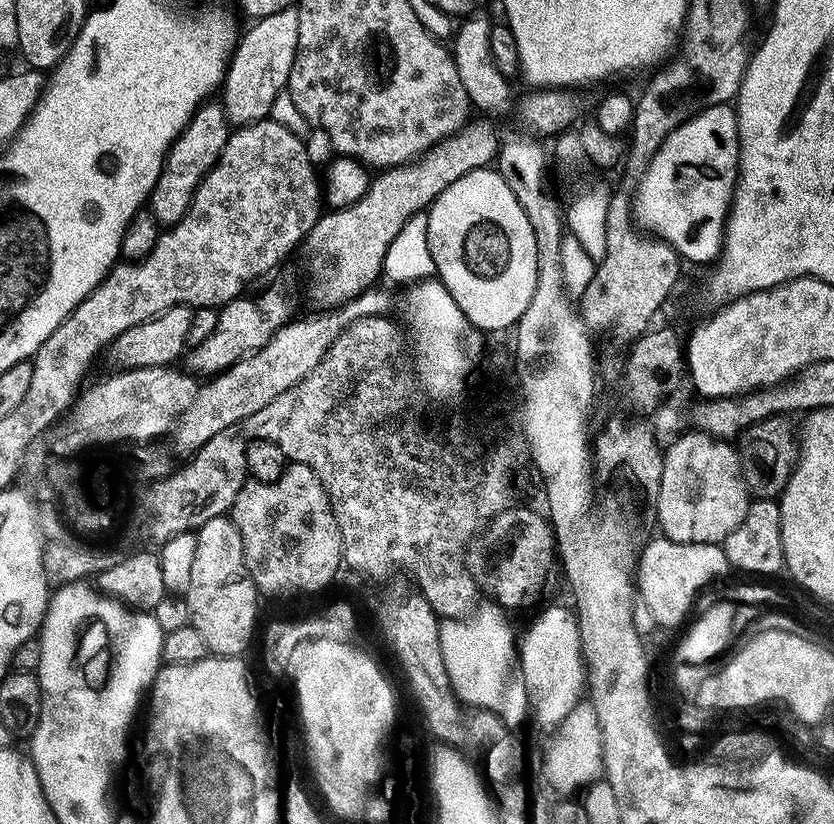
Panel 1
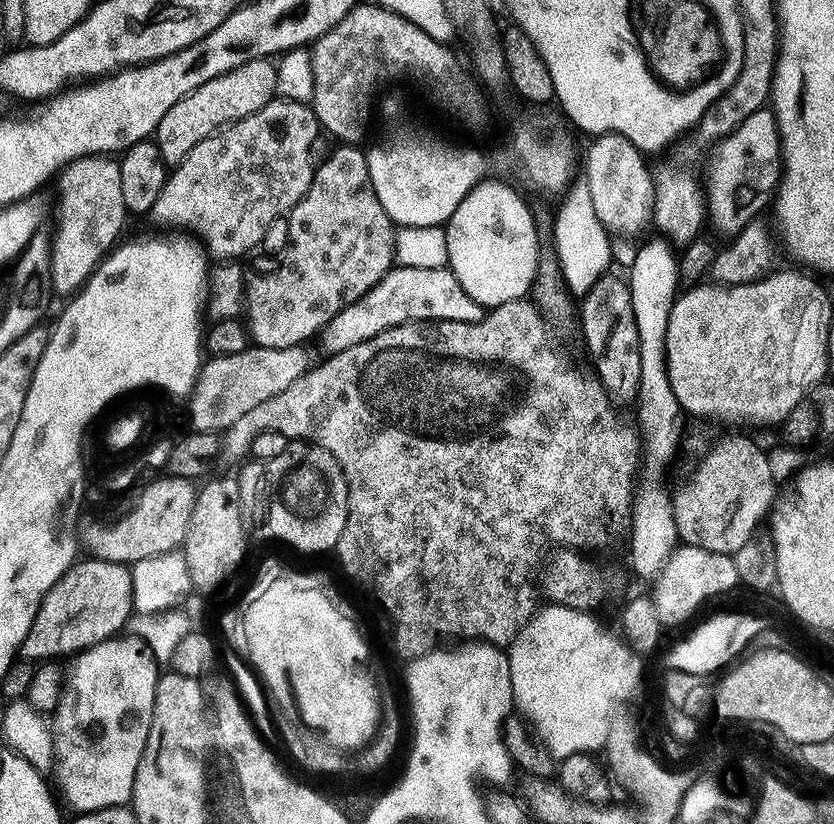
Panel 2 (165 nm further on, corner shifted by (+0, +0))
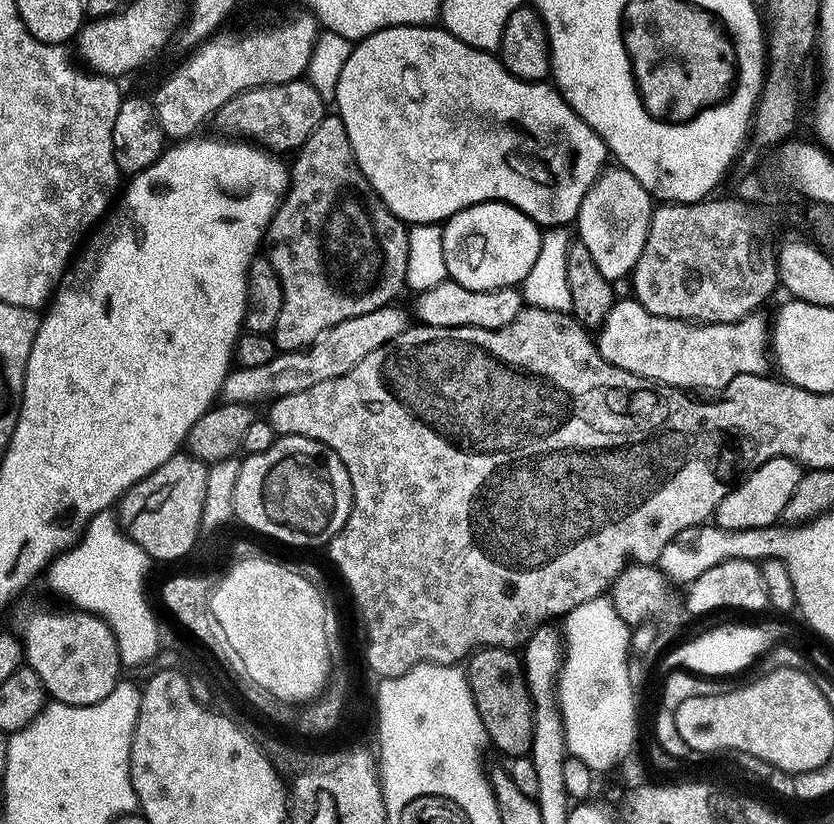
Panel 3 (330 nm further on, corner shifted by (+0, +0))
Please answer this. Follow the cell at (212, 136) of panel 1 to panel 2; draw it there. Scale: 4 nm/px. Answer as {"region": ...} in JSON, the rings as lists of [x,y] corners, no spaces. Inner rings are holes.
{"region":[[[271,59],[251,60],[210,82],[202,82],[198,90],[190,90],[186,98],[174,102],[158,122],[154,139],[165,165],[180,164],[198,142],[210,138],[228,124],[238,122],[266,106],[276,93],[276,66]]]}

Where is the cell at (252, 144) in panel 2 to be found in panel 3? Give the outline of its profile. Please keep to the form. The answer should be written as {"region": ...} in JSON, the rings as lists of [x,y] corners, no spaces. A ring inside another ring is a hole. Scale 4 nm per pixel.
{"region":[[[306,78],[281,84],[263,84],[261,88],[251,88],[230,98],[230,102],[226,102],[226,106],[216,112],[215,131],[220,134],[235,134],[240,138],[251,138],[273,154],[285,154],[284,152],[288,151],[291,153],[301,148],[306,138],[310,138],[314,126],[324,120],[324,108],[326,101]]]}

